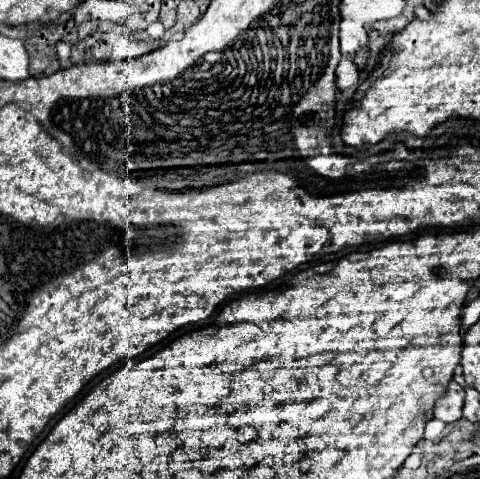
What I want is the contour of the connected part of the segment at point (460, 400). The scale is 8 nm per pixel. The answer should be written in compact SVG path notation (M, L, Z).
M450 381L444 397L440 397L434 405L434 417L444 423L454 423L462 419L462 405L464 405L464 389L456 381Z

